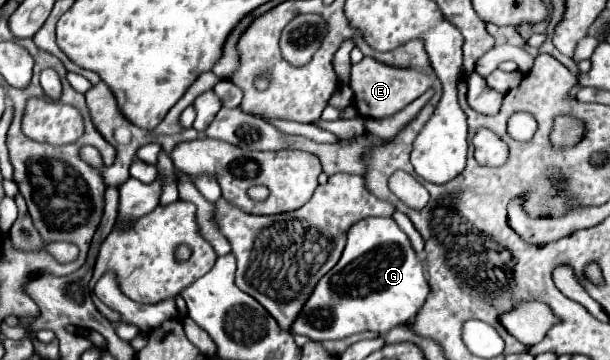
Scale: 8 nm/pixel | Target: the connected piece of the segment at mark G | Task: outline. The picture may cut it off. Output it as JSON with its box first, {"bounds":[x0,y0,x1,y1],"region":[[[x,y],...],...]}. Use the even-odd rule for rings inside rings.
{"bounds":[292,217,428,341],"region":[[[366,217],[350,227],[348,241],[340,261],[318,281],[302,313],[294,321],[292,333],[306,335],[312,341],[344,339],[360,331],[376,331],[384,335],[392,327],[410,321],[424,305],[426,295],[428,283],[424,277],[424,263],[412,249],[408,235],[390,217]]]}

